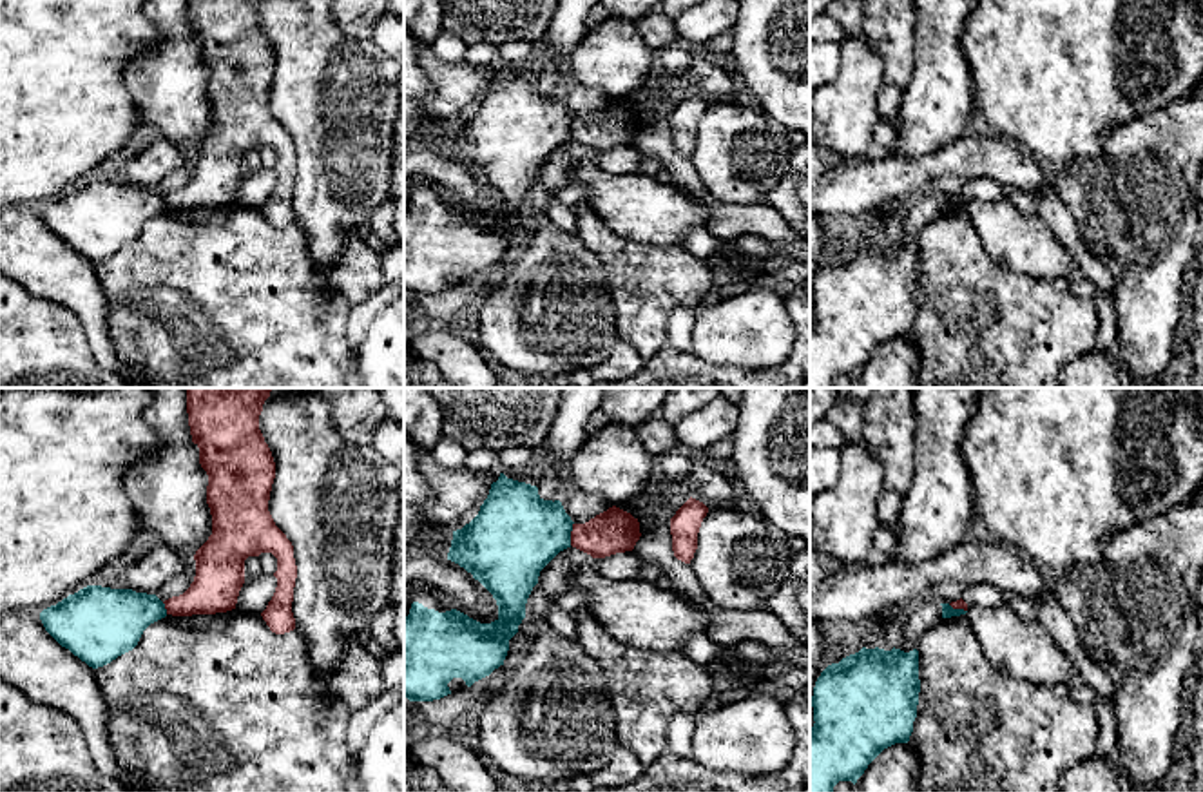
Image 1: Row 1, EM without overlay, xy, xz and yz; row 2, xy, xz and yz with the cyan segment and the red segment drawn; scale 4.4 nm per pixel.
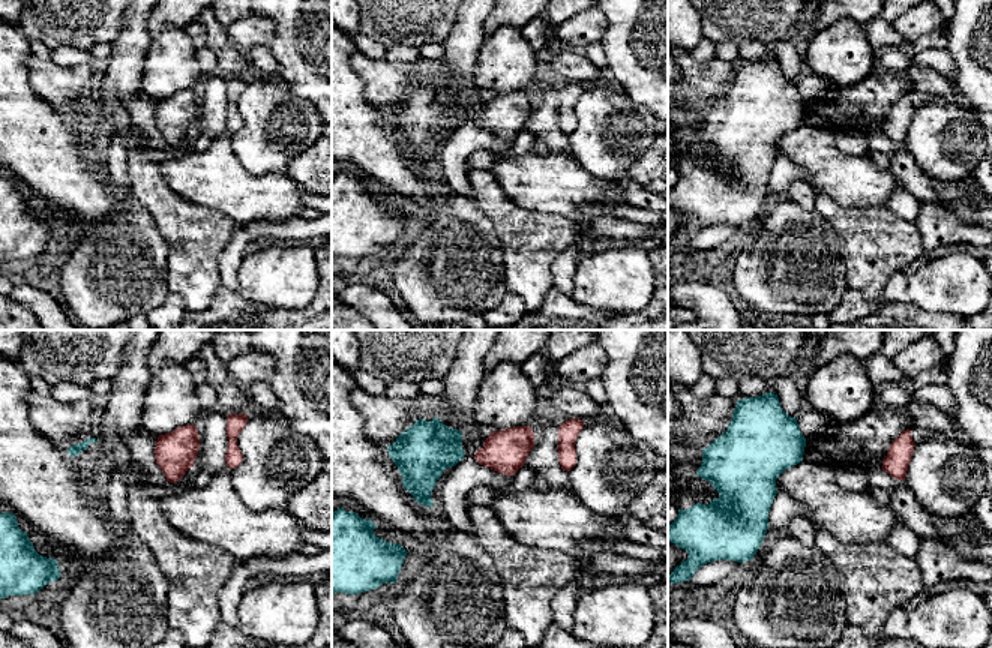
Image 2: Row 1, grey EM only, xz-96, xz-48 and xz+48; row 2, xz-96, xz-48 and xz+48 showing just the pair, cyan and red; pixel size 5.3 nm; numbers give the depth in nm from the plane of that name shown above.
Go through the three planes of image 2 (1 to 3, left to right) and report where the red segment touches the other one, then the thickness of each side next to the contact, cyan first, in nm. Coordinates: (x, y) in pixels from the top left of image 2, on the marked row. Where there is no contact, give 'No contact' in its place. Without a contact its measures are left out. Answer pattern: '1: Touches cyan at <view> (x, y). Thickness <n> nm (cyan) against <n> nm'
1: No contact
2: No contact
3: No contact

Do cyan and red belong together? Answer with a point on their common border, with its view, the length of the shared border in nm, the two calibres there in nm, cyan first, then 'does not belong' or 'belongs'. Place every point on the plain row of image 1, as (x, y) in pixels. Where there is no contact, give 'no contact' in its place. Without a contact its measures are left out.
meets cyan in xz at (569, 127); contact 110 nm long; 380 nm thick on the cyan side, 190 nm on the other; does not belong

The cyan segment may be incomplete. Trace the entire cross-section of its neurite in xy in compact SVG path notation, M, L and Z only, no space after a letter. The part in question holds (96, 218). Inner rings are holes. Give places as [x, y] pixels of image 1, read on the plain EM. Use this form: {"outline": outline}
{"outline": "M87 179L40 207L45 225L92 263L132 245L143 225L165 210L165 198L156 188L101 179Z"}

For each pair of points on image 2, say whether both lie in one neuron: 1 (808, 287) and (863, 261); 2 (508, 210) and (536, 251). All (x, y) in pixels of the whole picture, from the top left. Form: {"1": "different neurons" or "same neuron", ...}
{"1": "different neurons", "2": "same neuron"}

